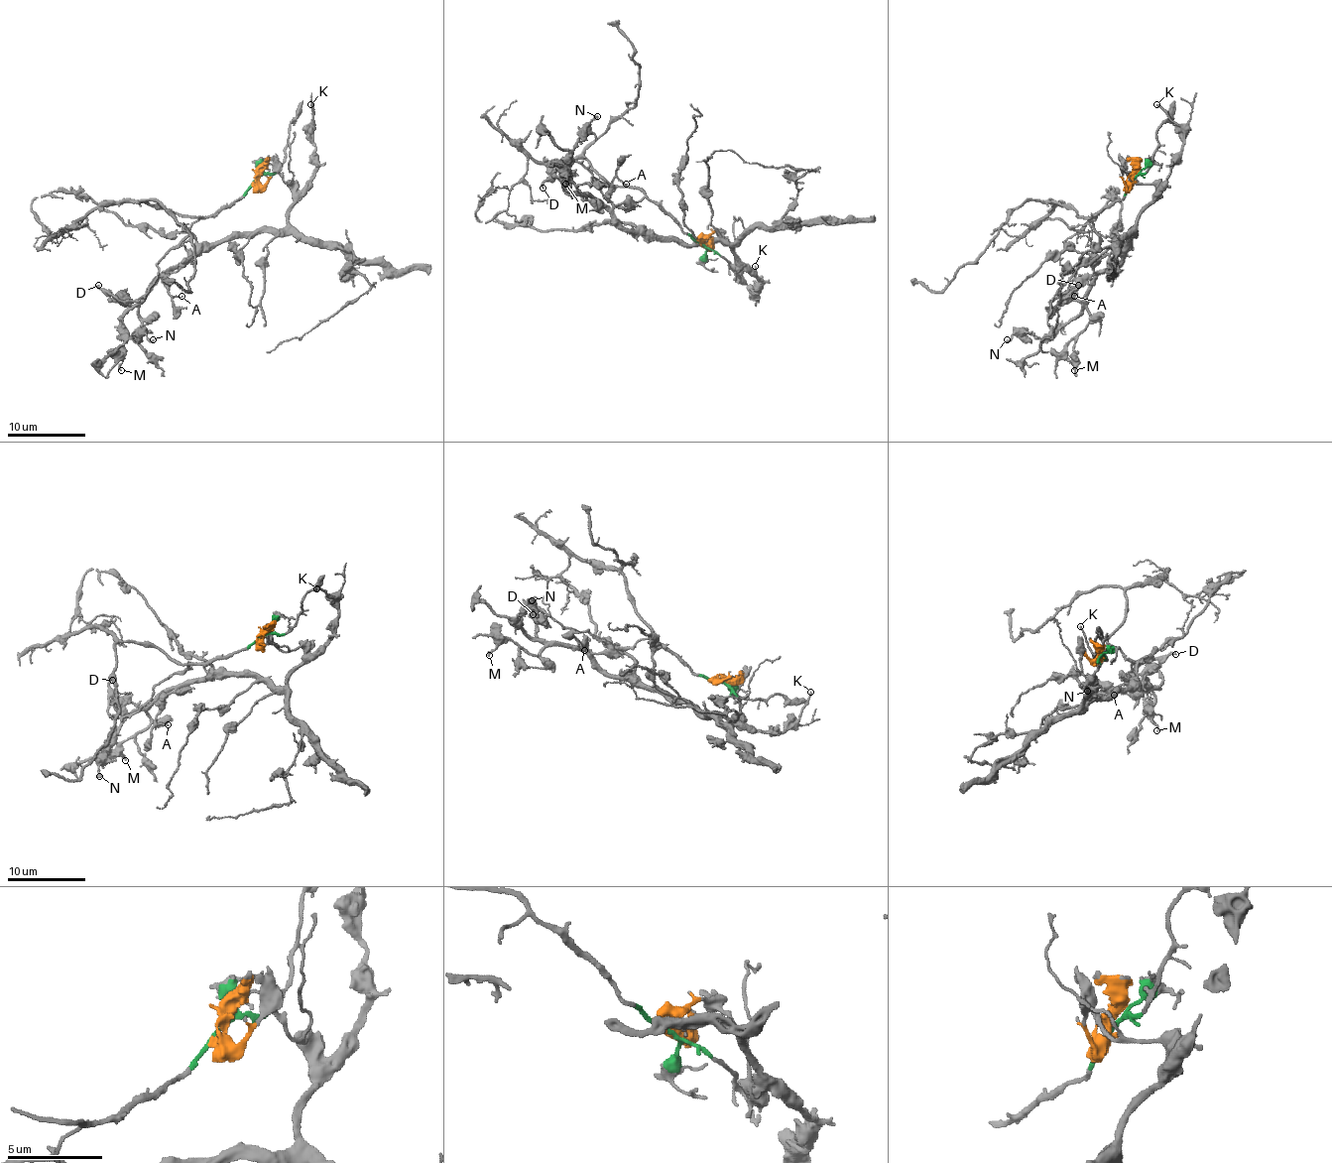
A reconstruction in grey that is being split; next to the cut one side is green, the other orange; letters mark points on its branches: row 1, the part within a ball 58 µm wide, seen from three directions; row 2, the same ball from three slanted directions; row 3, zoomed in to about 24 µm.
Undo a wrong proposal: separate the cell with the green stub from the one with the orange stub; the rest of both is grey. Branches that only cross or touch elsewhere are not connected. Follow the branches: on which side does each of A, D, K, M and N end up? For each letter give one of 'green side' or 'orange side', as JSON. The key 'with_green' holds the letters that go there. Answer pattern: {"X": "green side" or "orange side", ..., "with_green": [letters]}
{"A": "orange side", "D": "green side", "K": "orange side", "M": "orange side", "N": "orange side", "with_green": ["D"]}

